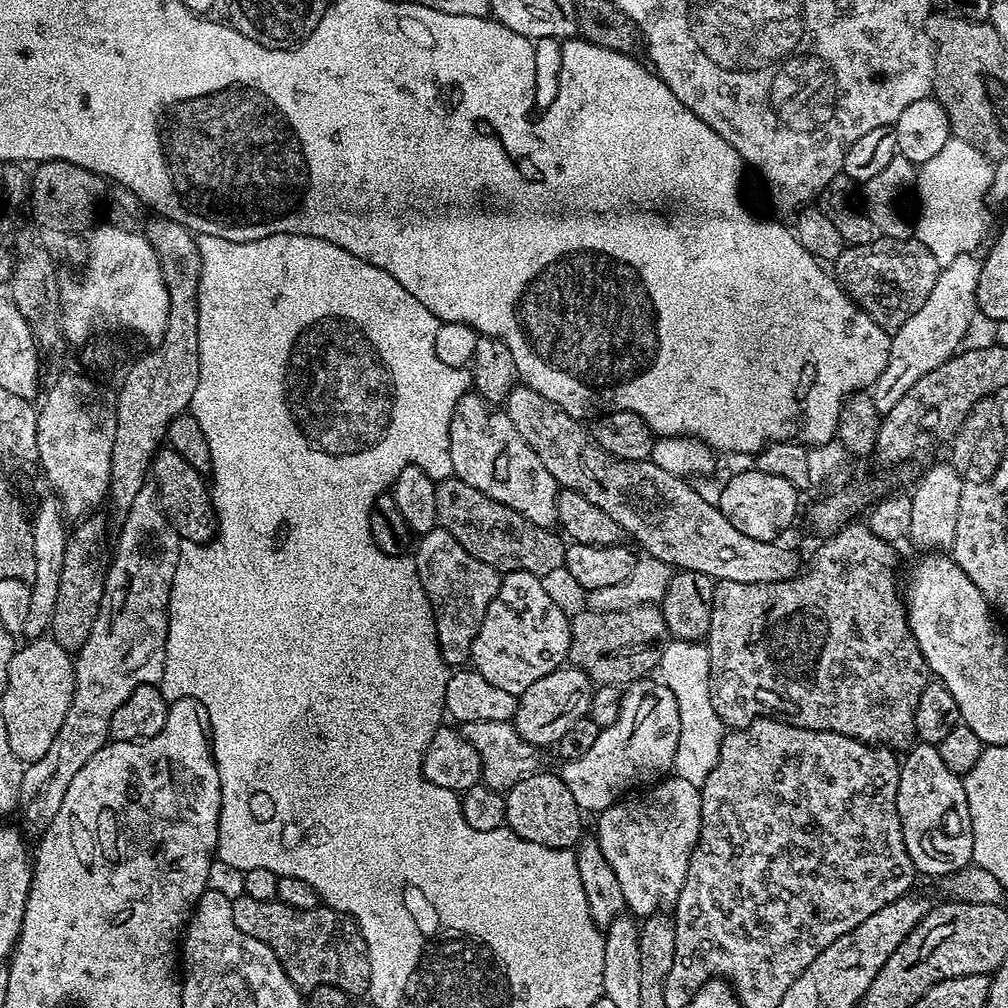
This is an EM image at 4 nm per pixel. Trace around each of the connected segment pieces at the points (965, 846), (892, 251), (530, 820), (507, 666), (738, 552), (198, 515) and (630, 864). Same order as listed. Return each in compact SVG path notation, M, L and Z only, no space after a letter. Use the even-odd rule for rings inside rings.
M917 743L907 749L900 766L900 781L898 782L898 814L902 822L902 834L906 842L906 850L912 859L917 873L943 878L972 864L972 815L970 806L966 802L966 790L961 777L954 774L954 770L946 767L942 762L942 754L938 754L935 744Z
M877 236L868 243L847 245L833 261L832 273L840 288L890 336L902 328L926 302L937 281L940 265L920 240Z
M541 770L530 778L522 778L505 795L506 824L514 834L534 842L538 846L575 849L582 839L580 833L581 808L575 804L566 782L555 771Z
M529 572L503 573L497 596L490 602L489 608L482 618L480 629L473 638L470 657L471 667L486 682L506 690L509 694L520 697L538 678L550 674L554 669L561 667L568 660L568 651L572 641L572 626L569 613L564 613L556 605L556 600L544 589L545 581L541 577Z
M523 382L517 383L509 391L502 408L507 412L510 422L514 422L514 430L518 430L526 446L530 446L534 454L538 454L542 466L550 470L557 485L561 489L569 488L582 494L582 498L594 502L598 510L606 510L606 514L610 514L610 518L618 522L621 533L628 535L629 532L644 547L643 551L647 555L671 564L676 570L706 574L714 582L782 582L800 575L800 556L794 549L783 548L780 542L758 542L758 538L749 538L742 534L742 530L737 530L717 505L704 501L696 487L691 483L687 484L688 480L673 469L658 466L652 459L627 460L602 450L602 446L596 444L591 431L585 425L583 428L580 425L583 423L577 417L560 411L557 404L550 402L550 398L542 398L538 390L529 388Z
M168 446L161 447L152 460L151 479L160 498L160 509L164 516L181 534L189 532L196 542L207 542L216 535L216 507L212 504L212 493L205 477L190 466L180 453L172 451ZM156 480L156 481L155 481Z
M673 775L672 780L668 779L661 779L645 787L641 796L625 795L595 817L597 820L594 838L600 843L602 854L606 854L610 870L614 870L618 886L622 886L622 898L627 911L636 918L651 916L653 912L661 911L664 905L660 904L666 903L667 900L668 903L675 901L676 895L686 882L692 851L700 837L702 802L699 787L686 782L678 775Z

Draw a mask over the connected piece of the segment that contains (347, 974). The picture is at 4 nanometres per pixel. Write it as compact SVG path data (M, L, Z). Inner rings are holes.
M242 895L232 900L234 926L242 934L258 938L274 950L278 962L286 970L290 982L307 994L318 986L334 986L349 997L367 993L370 986L370 954L360 927L351 916L327 906L298 910L280 900L258 902L258 898Z

